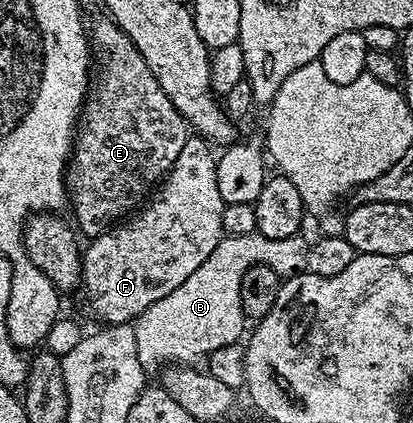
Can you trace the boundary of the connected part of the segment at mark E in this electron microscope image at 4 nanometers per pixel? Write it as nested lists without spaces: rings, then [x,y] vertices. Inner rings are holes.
[[[103,19],[94,26],[91,24],[88,36],[96,54],[97,68],[99,65],[102,70],[99,73],[97,70],[89,86],[76,126],[72,160],[66,166],[66,187],[72,209],[74,205],[72,219],[77,232],[83,238],[93,239],[123,219],[129,218],[147,200],[151,190],[176,163],[176,155],[180,155],[180,147],[184,147],[188,136],[188,126],[180,111],[176,111],[172,99],[164,95],[164,87],[156,83],[156,75],[152,75],[148,63],[144,63],[144,55],[136,51],[132,39],[124,35],[124,31],[115,21]]]

